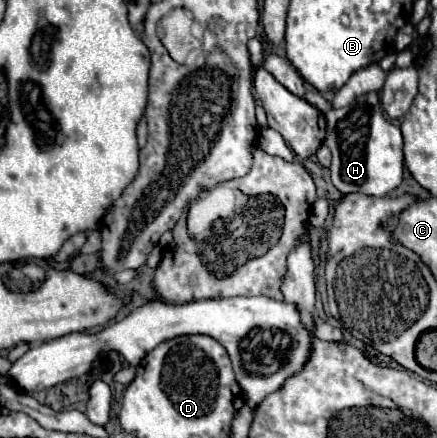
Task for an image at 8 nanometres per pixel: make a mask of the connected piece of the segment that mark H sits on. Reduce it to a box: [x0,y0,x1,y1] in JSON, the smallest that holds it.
[325,93,403,197]

